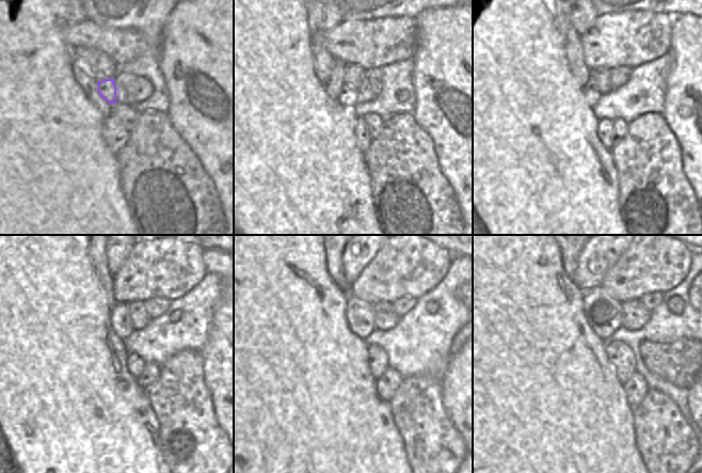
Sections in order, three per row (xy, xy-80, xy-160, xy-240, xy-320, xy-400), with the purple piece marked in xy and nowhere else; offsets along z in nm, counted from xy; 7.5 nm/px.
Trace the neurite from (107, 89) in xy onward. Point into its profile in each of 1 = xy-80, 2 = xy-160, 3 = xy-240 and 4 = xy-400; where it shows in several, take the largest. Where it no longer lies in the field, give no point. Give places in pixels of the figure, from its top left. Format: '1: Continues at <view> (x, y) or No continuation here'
1: Continues at xy-80 (348, 97)
2: Continues at xy-160 (592, 96)
3: Continues at xy-240 (120, 318)
4: Continues at xy-400 (603, 312).

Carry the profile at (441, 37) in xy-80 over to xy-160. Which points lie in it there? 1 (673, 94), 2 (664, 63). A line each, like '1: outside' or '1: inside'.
1: inside
2: outside

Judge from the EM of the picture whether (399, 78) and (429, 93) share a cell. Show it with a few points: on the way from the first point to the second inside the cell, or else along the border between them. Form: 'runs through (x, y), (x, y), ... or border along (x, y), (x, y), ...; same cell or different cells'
border along (411, 60), (414, 63), (413, 88), (415, 109); different cells

